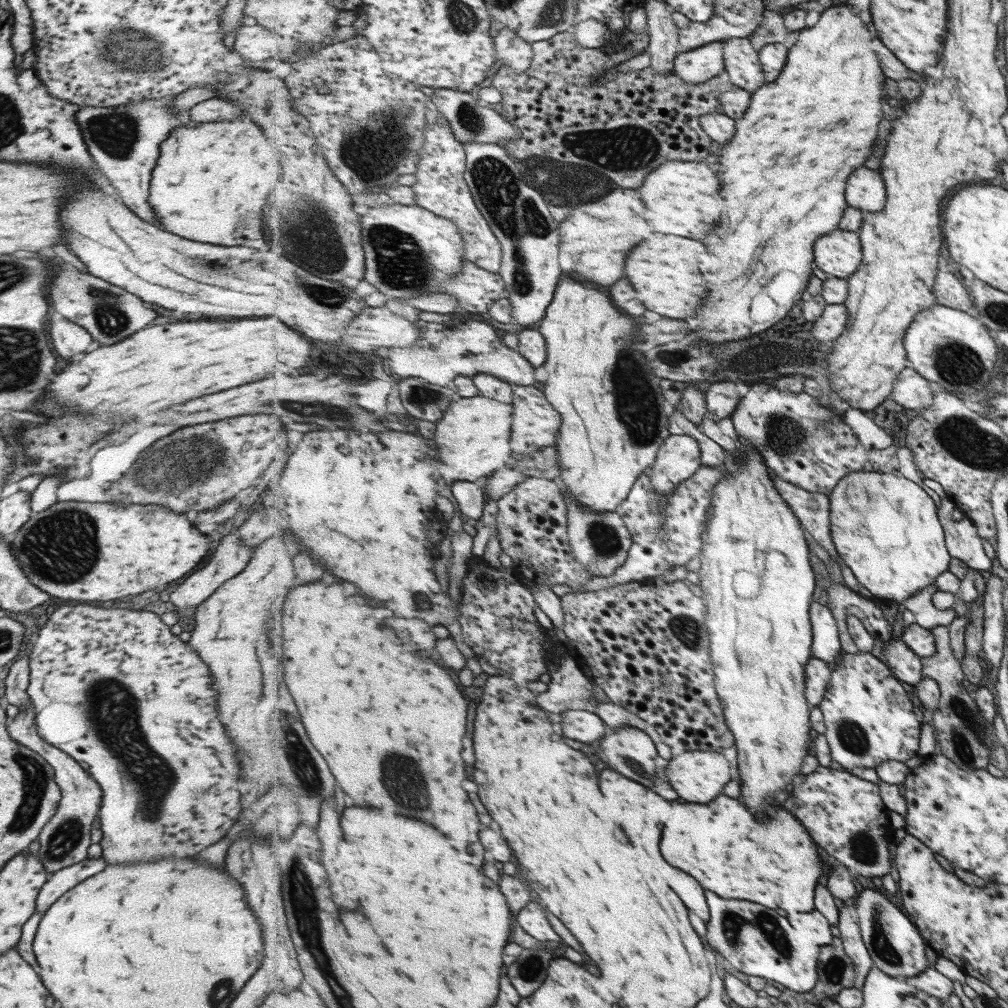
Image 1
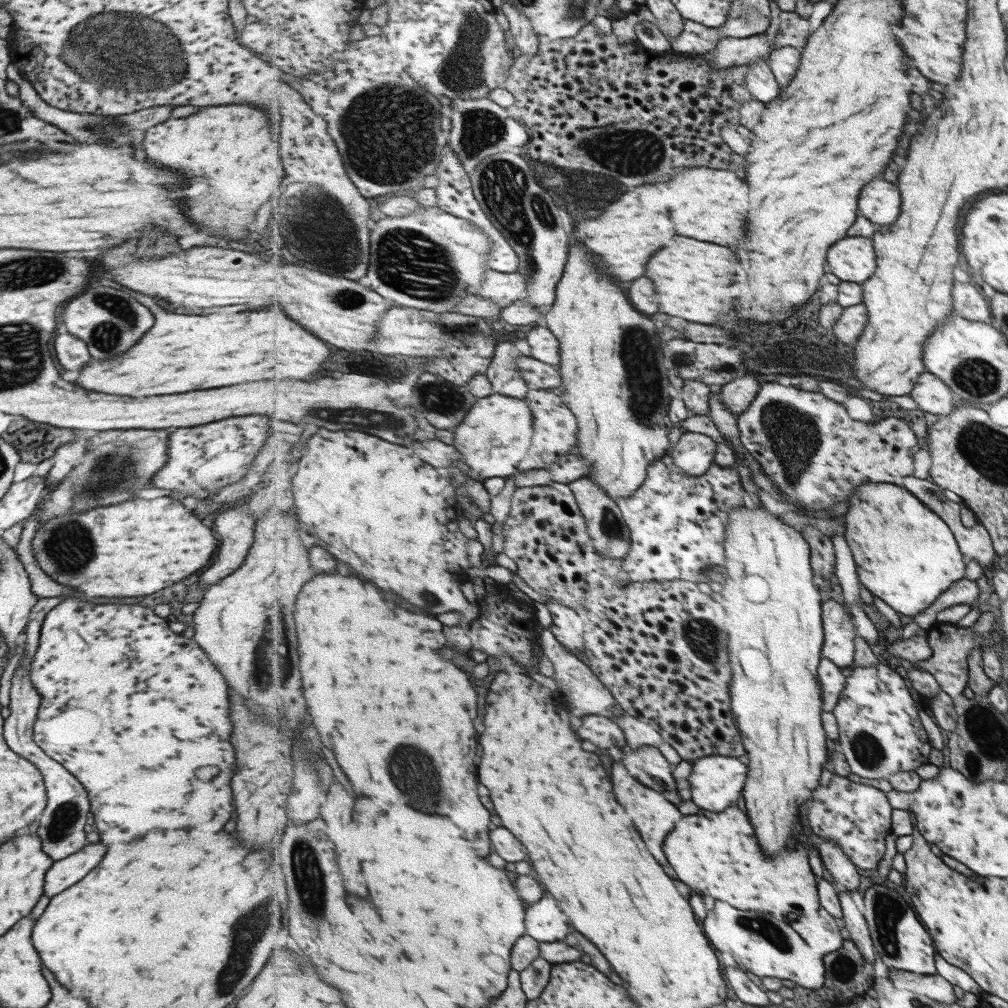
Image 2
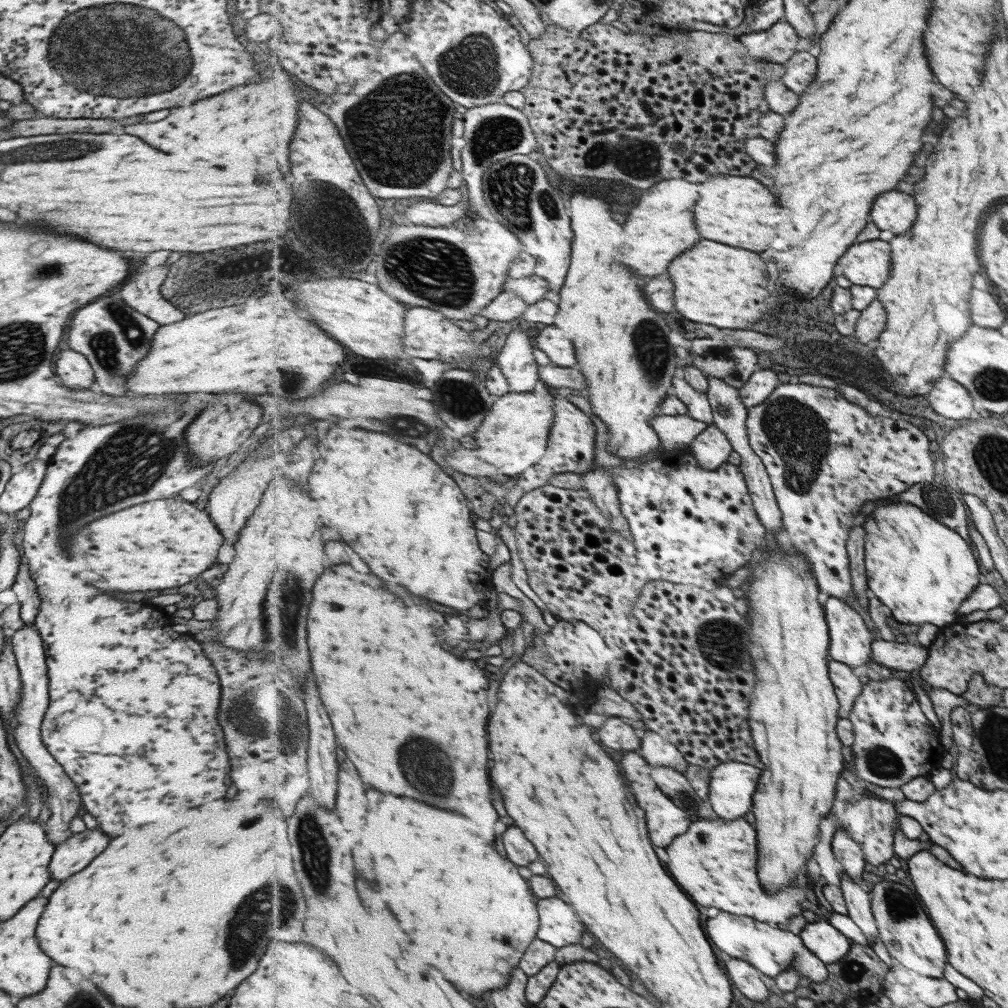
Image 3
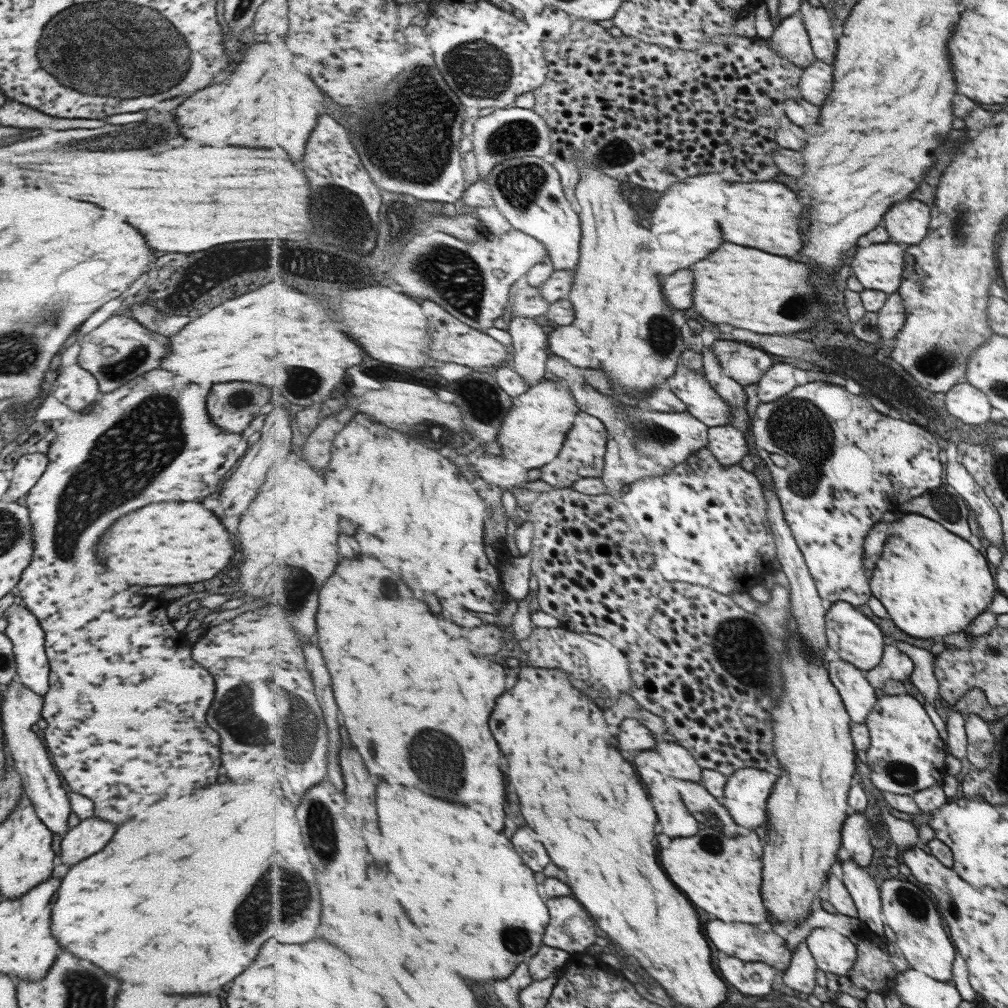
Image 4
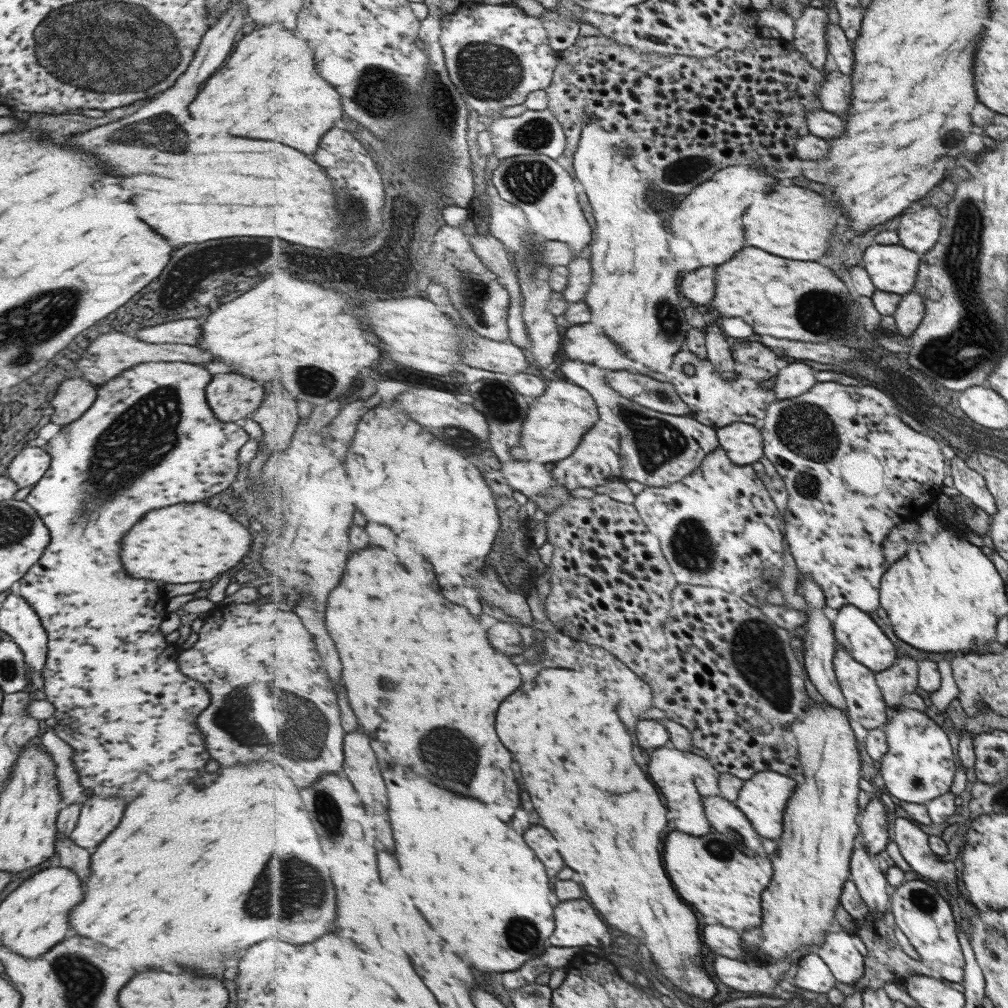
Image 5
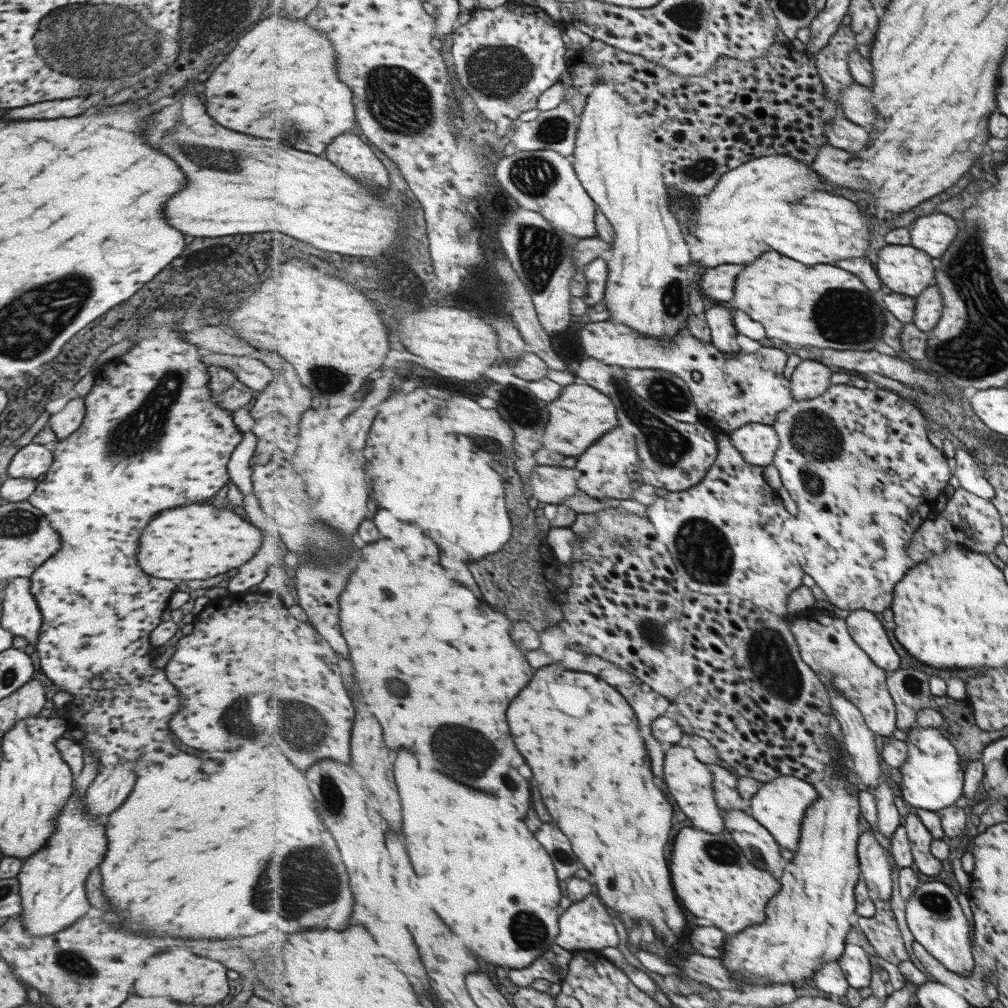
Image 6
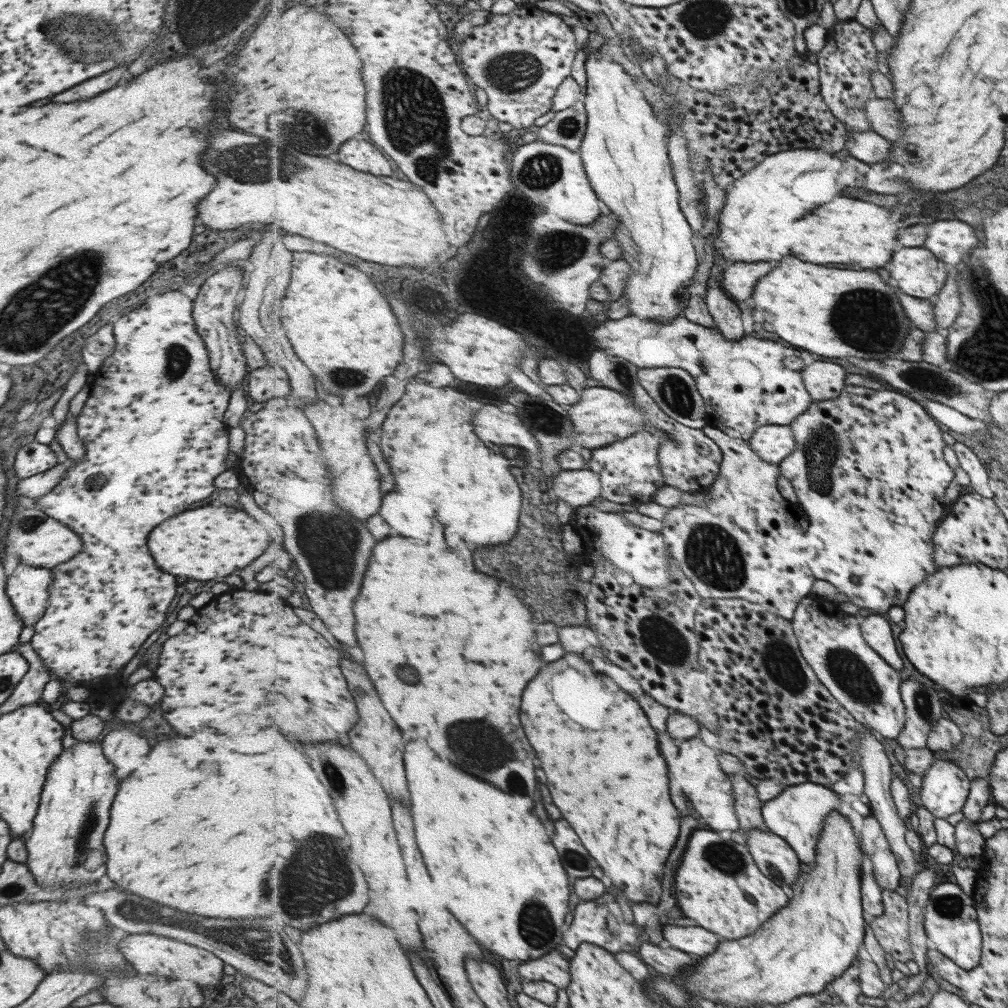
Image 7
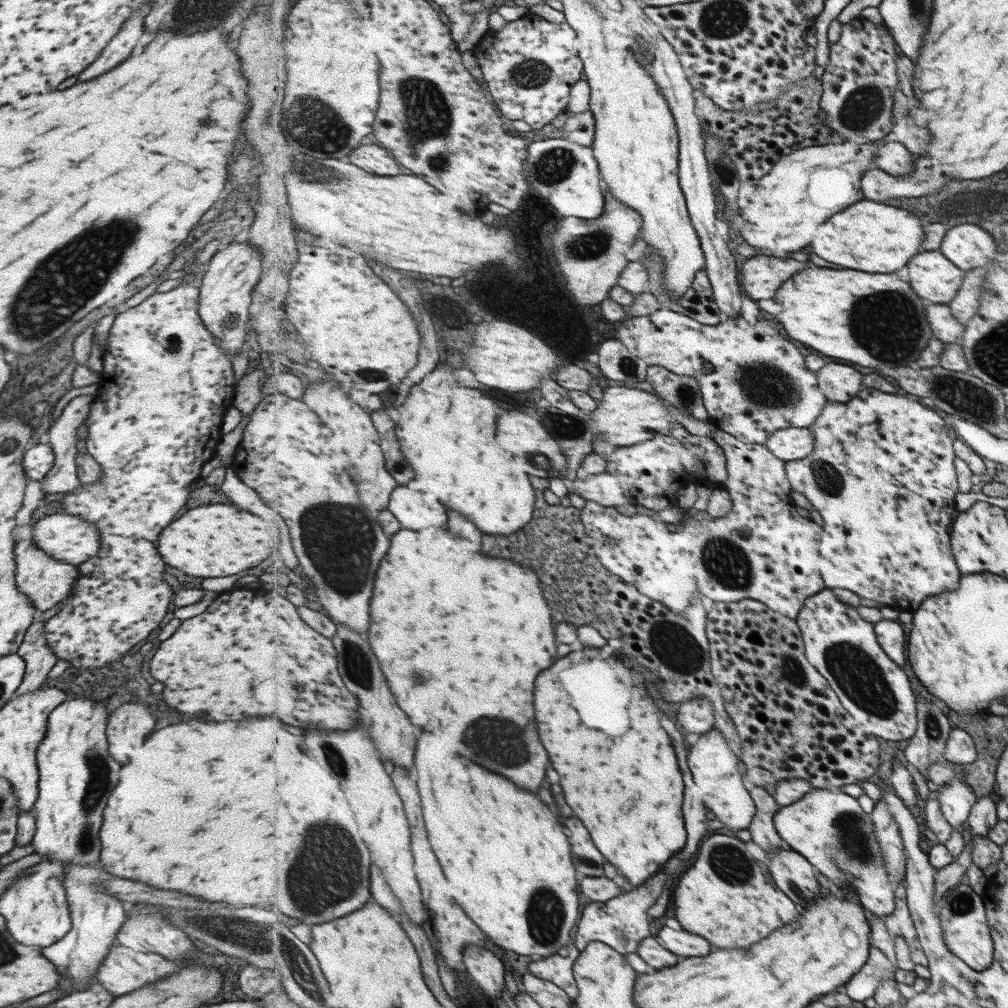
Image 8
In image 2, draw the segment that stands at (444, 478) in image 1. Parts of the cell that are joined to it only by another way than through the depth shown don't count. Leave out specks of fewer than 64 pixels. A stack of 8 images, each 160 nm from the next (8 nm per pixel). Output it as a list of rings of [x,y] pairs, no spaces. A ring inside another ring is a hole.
[[[492,394],[480,398],[465,417],[455,433],[455,448],[463,454],[474,472],[482,478],[504,478],[516,474],[519,462],[527,458],[534,435],[534,414],[530,402],[525,399]]]

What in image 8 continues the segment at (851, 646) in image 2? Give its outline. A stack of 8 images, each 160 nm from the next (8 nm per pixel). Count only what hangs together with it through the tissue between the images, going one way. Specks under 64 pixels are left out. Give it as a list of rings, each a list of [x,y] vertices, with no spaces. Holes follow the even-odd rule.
[[[882,619],[876,622],[875,634],[886,653],[894,659],[899,666],[905,668],[907,664],[908,642],[903,625],[897,620]]]

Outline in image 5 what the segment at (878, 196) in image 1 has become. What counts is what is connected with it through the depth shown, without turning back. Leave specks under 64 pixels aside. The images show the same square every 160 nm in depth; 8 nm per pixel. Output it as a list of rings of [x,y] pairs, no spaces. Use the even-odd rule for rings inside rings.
[[[935,206],[903,214],[897,228],[901,245],[922,255],[929,253],[939,236],[941,219]]]

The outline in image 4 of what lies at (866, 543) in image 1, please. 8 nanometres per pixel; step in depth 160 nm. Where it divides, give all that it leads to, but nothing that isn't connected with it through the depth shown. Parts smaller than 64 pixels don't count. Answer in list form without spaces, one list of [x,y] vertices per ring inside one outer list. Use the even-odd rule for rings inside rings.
[[[905,513],[905,515],[890,523],[892,528],[892,533],[890,534],[890,539],[886,542],[886,547],[883,556],[877,561],[877,566],[874,568],[871,574],[870,585],[873,590],[874,596],[884,605],[890,618],[893,620],[894,624],[909,637],[914,637],[916,639],[934,639],[942,638],[949,634],[955,634],[959,632],[965,632],[965,628],[969,626],[971,620],[975,618],[978,614],[981,614],[986,610],[990,602],[994,600],[994,594],[996,593],[995,586],[993,586],[993,580],[991,580],[991,574],[987,570],[987,562],[985,558],[969,544],[969,541],[961,540],[960,536],[955,536],[951,534],[944,526],[937,524],[935,520],[927,518],[922,514],[917,513]]]

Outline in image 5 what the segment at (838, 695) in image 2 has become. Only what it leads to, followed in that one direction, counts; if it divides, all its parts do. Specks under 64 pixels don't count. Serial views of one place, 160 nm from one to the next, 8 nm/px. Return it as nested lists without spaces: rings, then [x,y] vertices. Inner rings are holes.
[[[837,644],[838,651],[834,656],[834,667],[843,694],[849,705],[848,714],[851,720],[860,723],[865,729],[884,728],[887,722],[887,703],[882,687],[878,685],[877,673],[867,668],[862,662],[856,661],[849,650],[842,644]]]

